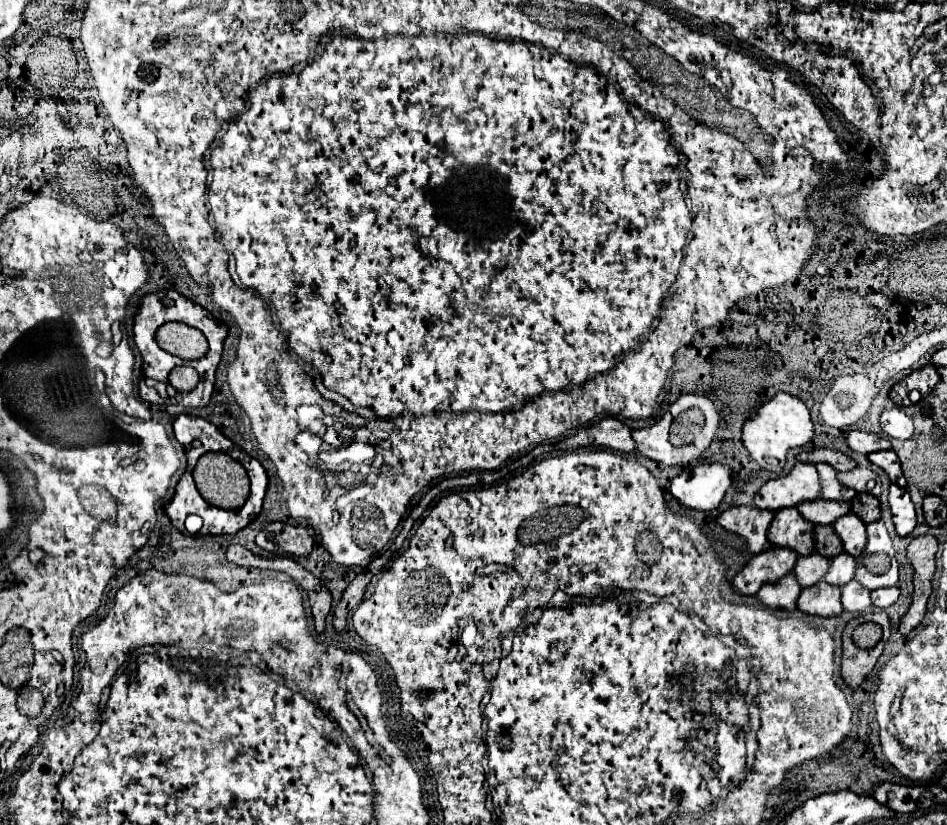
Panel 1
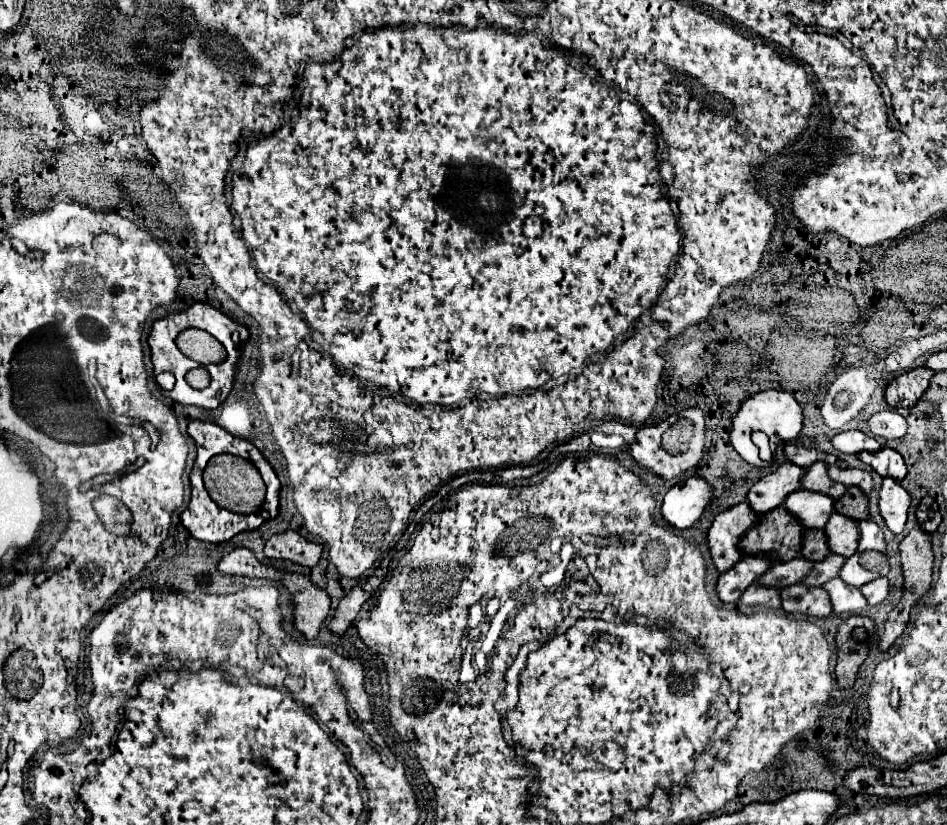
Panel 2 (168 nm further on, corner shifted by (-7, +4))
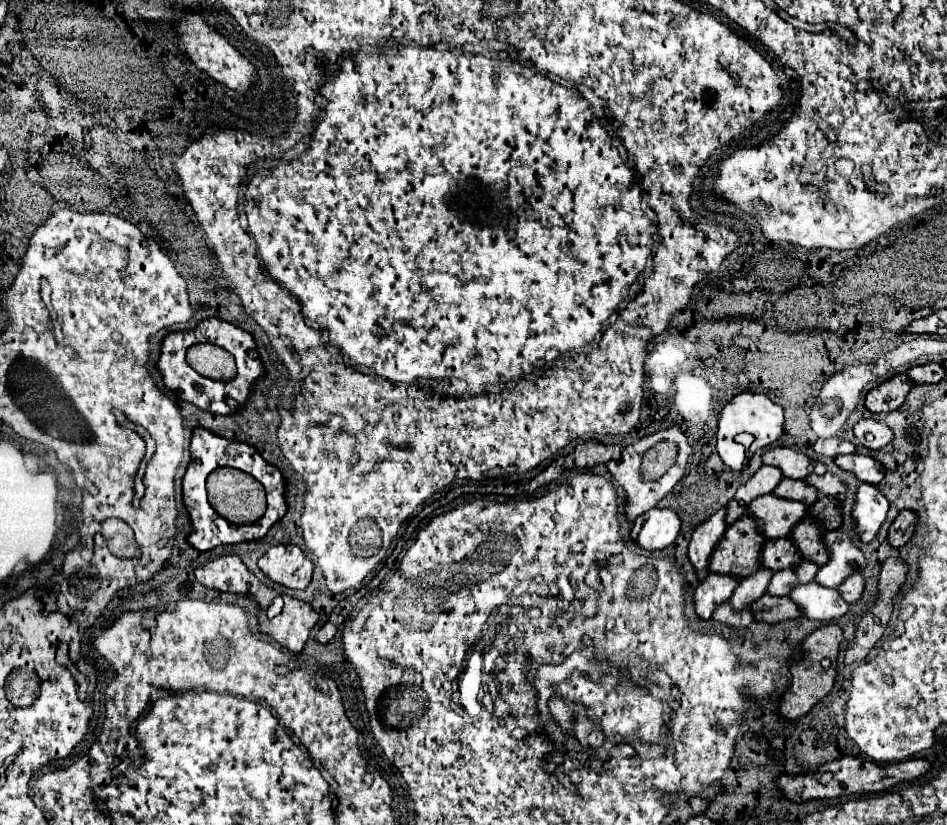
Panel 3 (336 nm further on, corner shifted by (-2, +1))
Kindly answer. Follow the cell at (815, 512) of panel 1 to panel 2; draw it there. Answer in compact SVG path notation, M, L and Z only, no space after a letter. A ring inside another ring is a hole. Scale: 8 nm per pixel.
M811 490L791 492L783 506L787 506L787 510L795 514L805 528L823 528L835 510L835 502L831 496Z

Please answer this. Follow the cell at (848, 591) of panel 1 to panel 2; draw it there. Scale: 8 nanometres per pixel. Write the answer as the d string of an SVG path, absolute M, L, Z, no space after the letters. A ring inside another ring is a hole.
M839 578L829 580L827 584L823 584L823 588L831 596L833 612L859 612L861 608L867 606L867 600L863 600L863 594L859 592L859 588L843 584L843 580Z

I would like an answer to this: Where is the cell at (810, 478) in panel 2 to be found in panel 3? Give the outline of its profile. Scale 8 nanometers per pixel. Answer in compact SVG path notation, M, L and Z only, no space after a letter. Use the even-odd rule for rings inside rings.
M782 479L780 485L772 491L776 497L782 497L782 499L790 499L790 501L800 501L800 503L806 503L806 505L812 505L816 503L818 499L818 491L810 485L806 485L804 481L792 481L792 479Z

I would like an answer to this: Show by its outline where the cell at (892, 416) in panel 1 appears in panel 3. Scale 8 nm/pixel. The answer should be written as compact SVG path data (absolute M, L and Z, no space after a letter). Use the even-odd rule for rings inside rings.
M860 419L854 425L854 435L856 439L868 447L868 449L882 449L892 441L892 429L884 423L878 423L874 419Z

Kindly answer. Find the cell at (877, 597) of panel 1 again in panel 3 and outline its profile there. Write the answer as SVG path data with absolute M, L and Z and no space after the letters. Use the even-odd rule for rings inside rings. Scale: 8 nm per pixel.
M856 571L854 575L846 577L842 581L842 587L838 587L838 591L840 591L842 599L846 599L846 603L854 603L864 591L864 577L862 577L862 573Z

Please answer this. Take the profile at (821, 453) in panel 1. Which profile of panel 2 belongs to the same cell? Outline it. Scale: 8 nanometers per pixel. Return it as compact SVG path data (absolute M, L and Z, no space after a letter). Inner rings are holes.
M787 444L785 446L785 454L793 464L799 464L803 468L809 468L813 462L823 460L823 452L821 450L813 450L813 448L805 448L805 446L795 446L795 444Z

